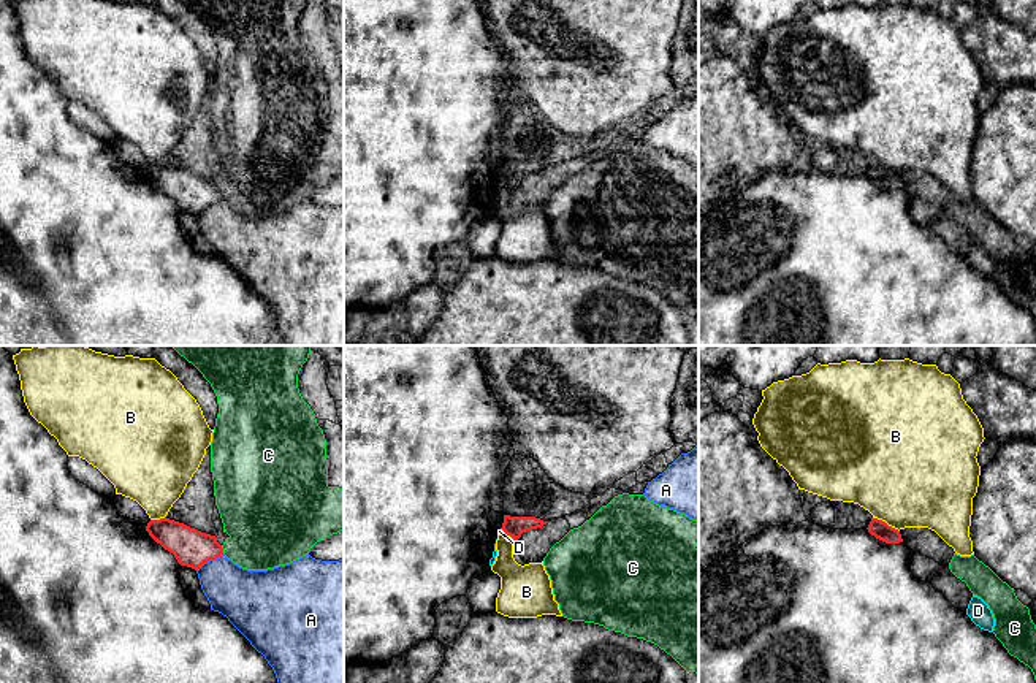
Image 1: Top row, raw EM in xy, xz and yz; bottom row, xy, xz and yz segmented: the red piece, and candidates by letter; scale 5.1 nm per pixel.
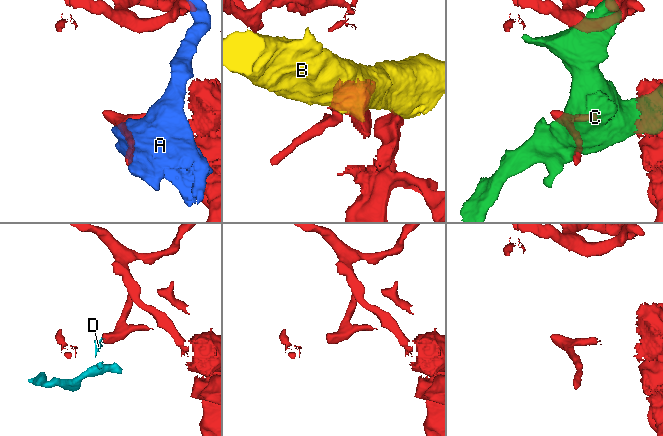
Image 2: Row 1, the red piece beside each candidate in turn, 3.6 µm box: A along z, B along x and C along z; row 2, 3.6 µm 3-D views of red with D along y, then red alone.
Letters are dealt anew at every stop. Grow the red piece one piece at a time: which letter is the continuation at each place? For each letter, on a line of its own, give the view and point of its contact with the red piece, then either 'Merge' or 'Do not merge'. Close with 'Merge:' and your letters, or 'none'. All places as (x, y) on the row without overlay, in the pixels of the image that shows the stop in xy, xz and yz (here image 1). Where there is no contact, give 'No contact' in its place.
A: Touches red at xy (209, 205). Do not merge
B: Touches red at yz (884, 167). Do not merge
C: Touches red at xy (222, 195). Do not merge
D: Touches red at xz (504, 176). Do not merge
Merge: none

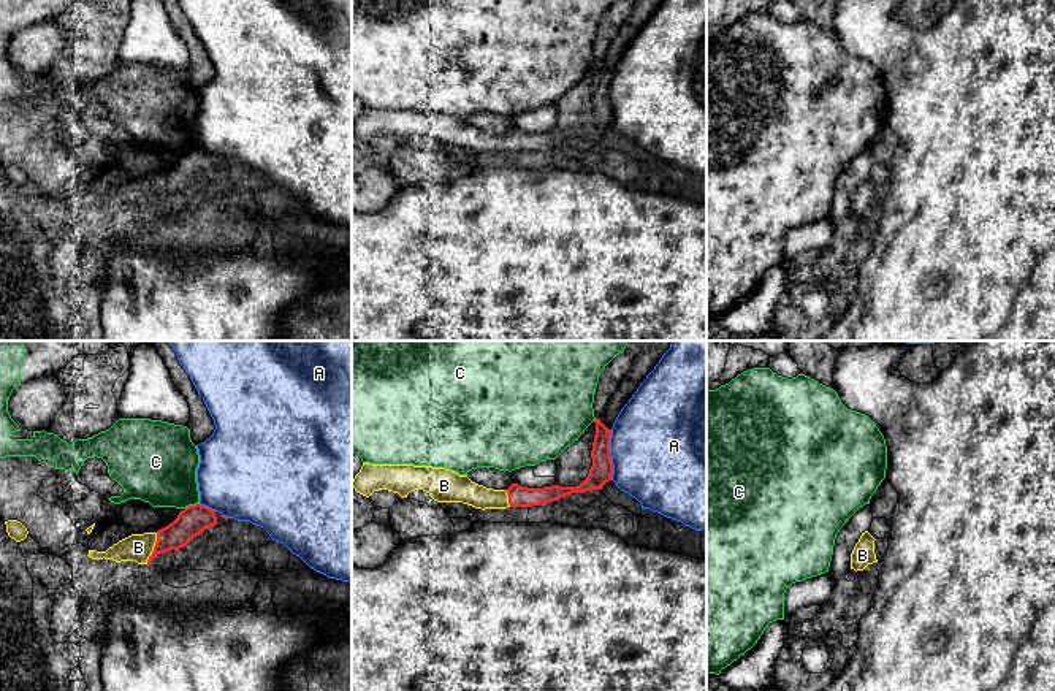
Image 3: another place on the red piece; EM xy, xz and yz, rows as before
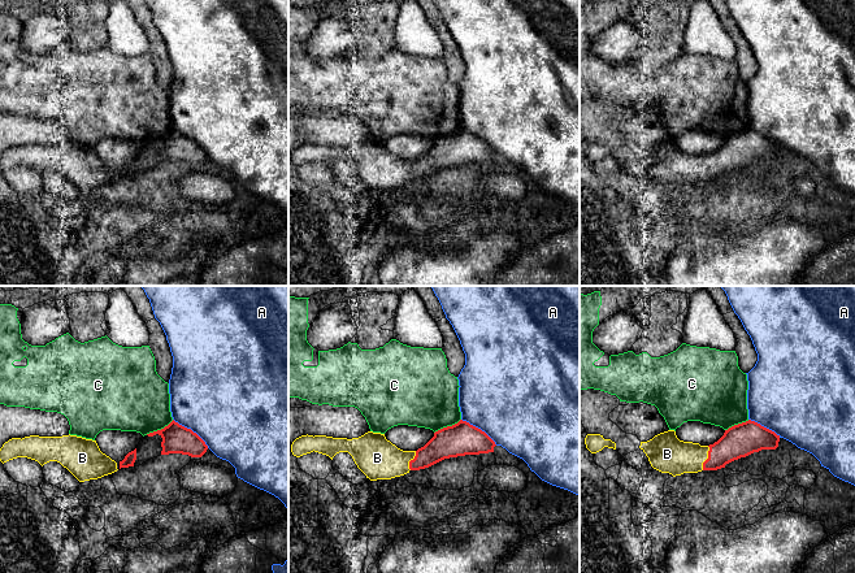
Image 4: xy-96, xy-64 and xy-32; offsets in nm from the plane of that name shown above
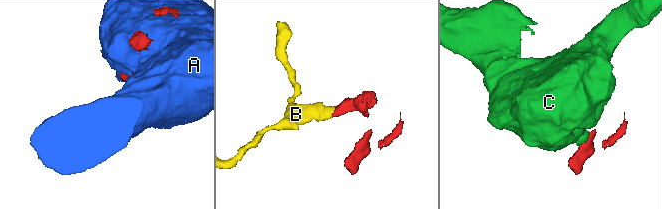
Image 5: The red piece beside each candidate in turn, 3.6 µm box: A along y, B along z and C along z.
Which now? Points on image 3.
A: Touches red at xz (609, 100). Do not merge
B: Touches red at xy (154, 194). Merge
C: Touches red at xy (190, 151). Do not merge
Merge: B

